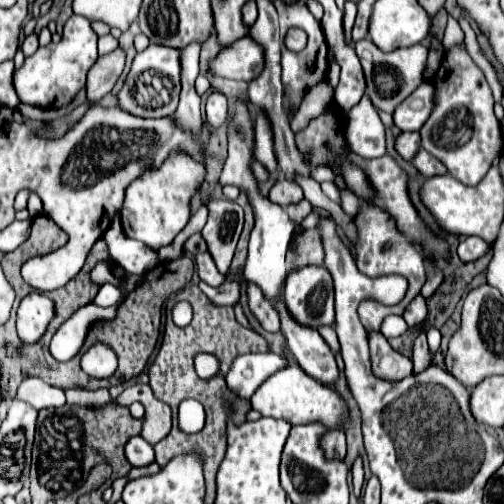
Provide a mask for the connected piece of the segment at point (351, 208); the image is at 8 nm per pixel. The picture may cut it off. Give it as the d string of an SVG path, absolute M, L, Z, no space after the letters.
M342 191L341 194L341 208L343 211L350 215L355 216L360 208L360 199L350 191Z

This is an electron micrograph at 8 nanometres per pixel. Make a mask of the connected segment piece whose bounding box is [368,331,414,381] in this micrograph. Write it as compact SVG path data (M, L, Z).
M380 331L368 333L368 341L370 341L370 355L372 355L372 369L378 377L388 381L398 381L412 375L414 369L412 361L396 353Z

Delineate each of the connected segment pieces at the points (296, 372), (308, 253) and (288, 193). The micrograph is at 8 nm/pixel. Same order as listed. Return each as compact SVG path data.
M290 359L290 367L278 371L266 383L262 383L250 401L252 401L252 407L256 411L260 411L264 417L284 419L292 425L304 425L310 421L320 421L326 429L332 431L332 429L344 429L346 421L350 417L346 401L334 389L308 377L292 359Z
M308 229L296 241L298 241L296 251L288 251L288 257L286 257L288 271L308 263L324 263L324 251L322 251L318 229Z
M280 179L280 181L276 181L274 187L270 189L268 197L270 197L270 201L286 207L288 203L298 203L298 201L302 201L302 199L304 199L304 193L302 193L300 185L292 183L292 181L286 181L286 179Z

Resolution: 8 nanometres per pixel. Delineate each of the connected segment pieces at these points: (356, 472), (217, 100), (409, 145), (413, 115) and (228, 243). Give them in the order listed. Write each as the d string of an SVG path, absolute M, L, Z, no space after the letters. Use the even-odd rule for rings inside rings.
M358 457L352 467L353 491L358 501L361 501L361 491L364 483L364 467L360 457Z
M220 91L210 93L206 101L206 121L212 127L220 127L228 121L228 99Z
M402 133L396 137L396 151L404 159L412 159L420 151L420 133Z
M422 83L416 93L412 93L394 111L394 123L402 131L420 131L420 125L428 121L430 111L436 105L436 87L432 83Z
M208 199L206 207L208 223L202 229L202 237L208 243L208 251L216 265L228 267L242 233L242 207L228 199Z

